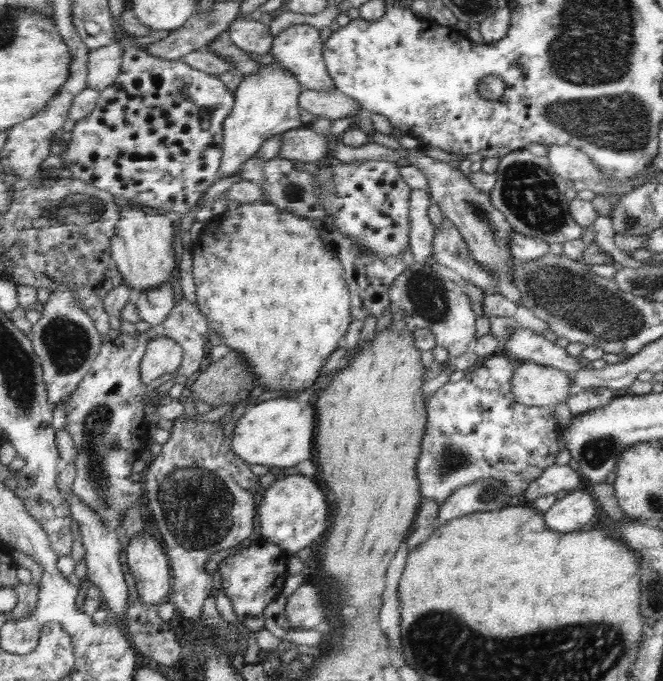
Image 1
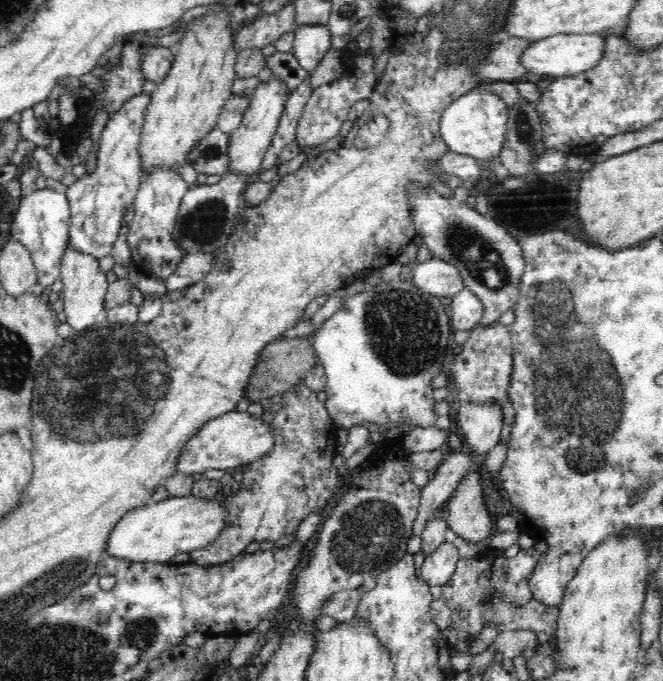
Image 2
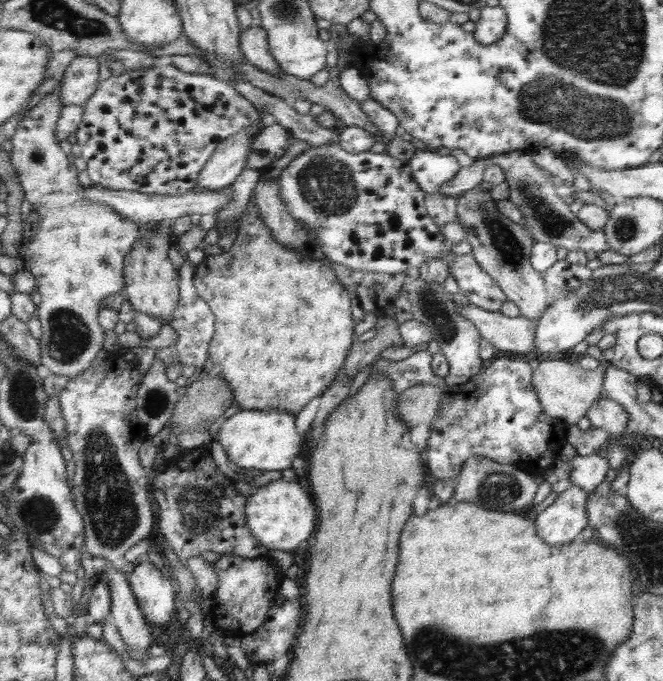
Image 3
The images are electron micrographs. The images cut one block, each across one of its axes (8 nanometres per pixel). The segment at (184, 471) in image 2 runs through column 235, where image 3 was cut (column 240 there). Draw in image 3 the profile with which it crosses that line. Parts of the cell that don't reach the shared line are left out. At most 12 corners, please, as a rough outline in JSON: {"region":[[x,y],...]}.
{"region":[[240,410],[218,442],[233,466],[293,469],[304,457],[296,414]]}

